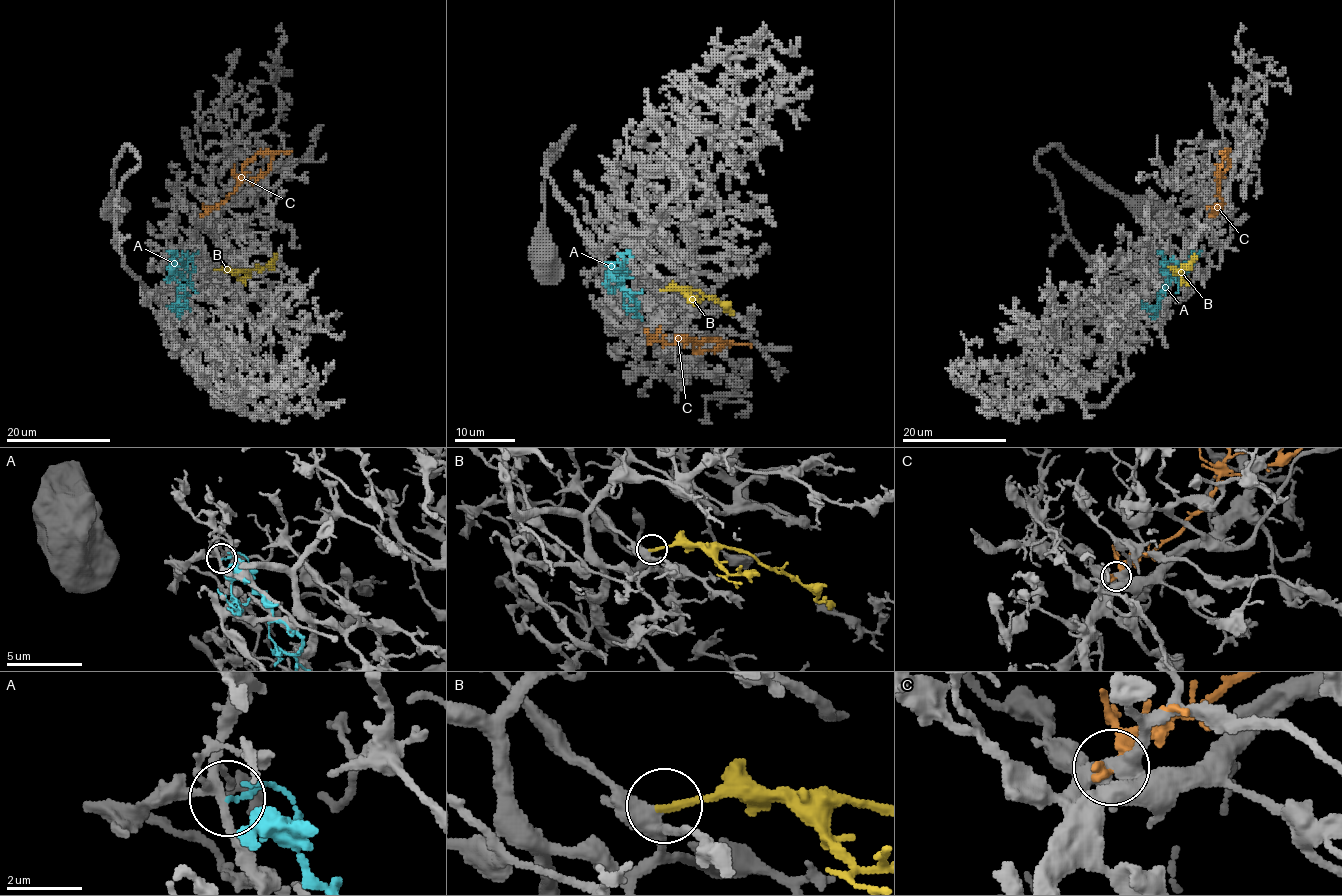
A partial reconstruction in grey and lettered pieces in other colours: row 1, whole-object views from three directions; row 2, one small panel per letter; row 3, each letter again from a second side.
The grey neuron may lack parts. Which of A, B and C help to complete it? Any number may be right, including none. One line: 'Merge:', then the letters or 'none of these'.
Merge: B

